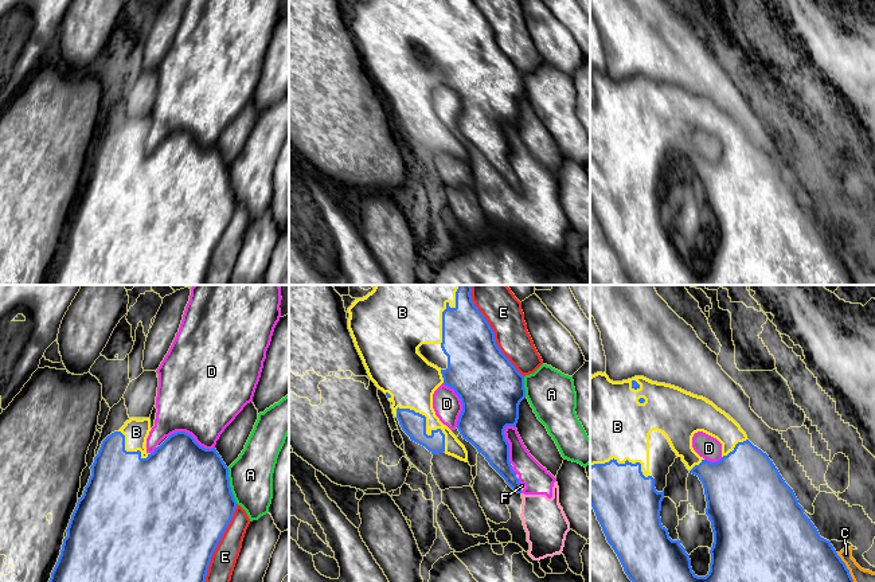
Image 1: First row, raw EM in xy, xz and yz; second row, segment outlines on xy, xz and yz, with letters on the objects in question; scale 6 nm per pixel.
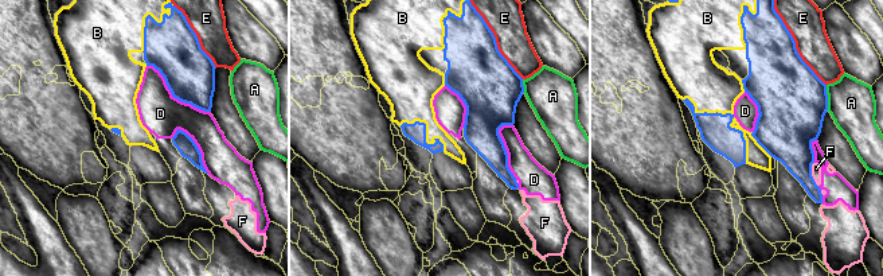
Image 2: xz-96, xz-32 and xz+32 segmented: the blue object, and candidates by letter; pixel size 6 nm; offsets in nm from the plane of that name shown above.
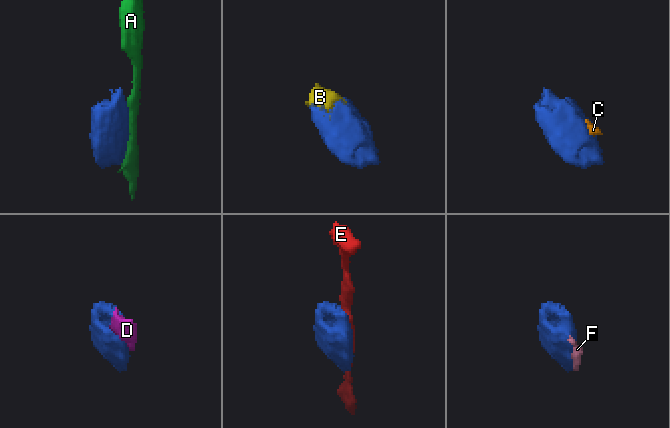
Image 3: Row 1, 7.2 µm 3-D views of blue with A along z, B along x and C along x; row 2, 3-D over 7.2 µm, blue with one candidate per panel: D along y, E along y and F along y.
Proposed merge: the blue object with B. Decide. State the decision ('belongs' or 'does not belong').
belongs

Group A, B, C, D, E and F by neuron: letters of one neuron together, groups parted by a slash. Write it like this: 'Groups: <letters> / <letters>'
Groups: A / B / C / D F / E

